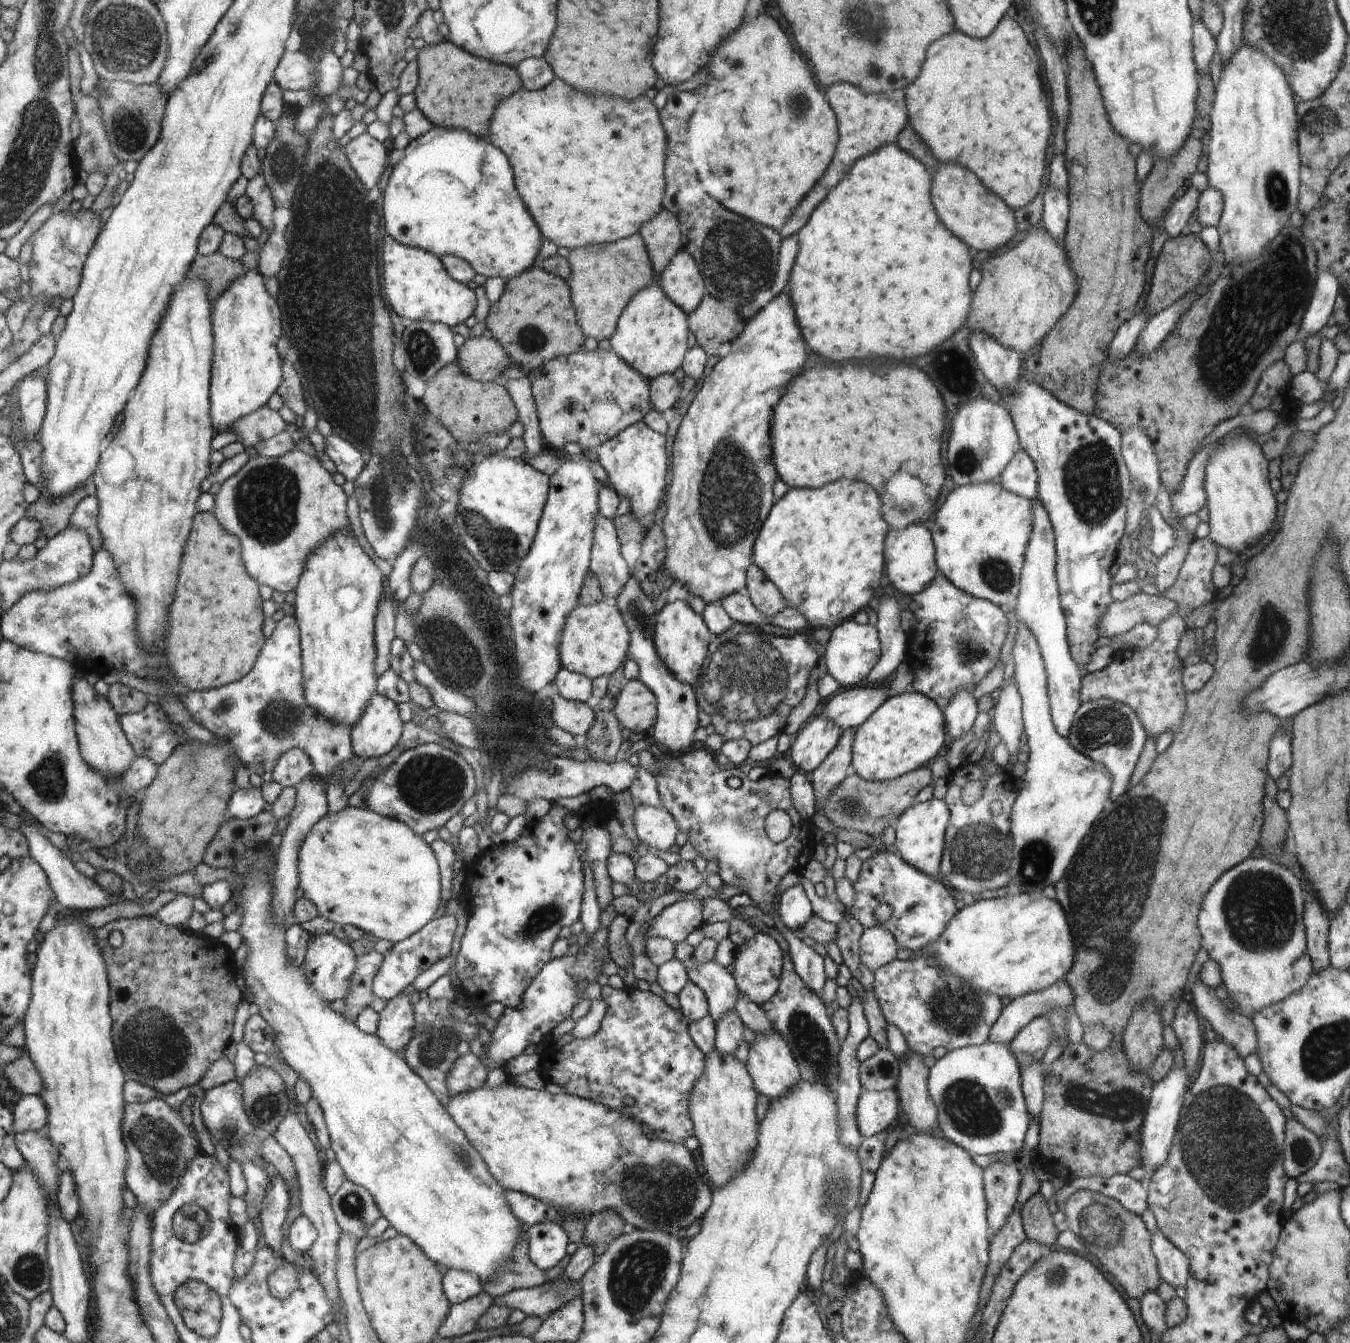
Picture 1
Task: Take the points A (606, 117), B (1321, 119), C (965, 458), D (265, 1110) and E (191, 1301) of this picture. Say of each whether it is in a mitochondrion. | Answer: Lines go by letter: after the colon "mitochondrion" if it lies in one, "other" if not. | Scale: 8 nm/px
A: mitochondrion
B: mitochondrion
C: mitochondrion
D: mitochondrion
E: mitochondrion

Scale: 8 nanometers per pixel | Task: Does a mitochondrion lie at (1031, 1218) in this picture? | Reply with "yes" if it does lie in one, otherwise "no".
no

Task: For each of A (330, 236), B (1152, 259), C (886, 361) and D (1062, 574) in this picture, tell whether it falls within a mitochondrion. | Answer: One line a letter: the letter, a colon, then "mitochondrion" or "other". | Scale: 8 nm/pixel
A: mitochondrion
B: other
C: other
D: other

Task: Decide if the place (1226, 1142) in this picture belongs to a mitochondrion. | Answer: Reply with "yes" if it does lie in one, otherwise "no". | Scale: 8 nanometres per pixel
yes

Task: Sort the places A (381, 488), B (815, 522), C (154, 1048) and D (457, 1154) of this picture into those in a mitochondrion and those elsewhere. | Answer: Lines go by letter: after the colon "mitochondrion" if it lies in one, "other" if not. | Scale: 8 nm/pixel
A: mitochondrion
B: other
C: mitochondrion
D: mitochondrion

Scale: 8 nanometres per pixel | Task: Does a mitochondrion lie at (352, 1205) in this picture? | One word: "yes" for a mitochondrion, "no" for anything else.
yes

